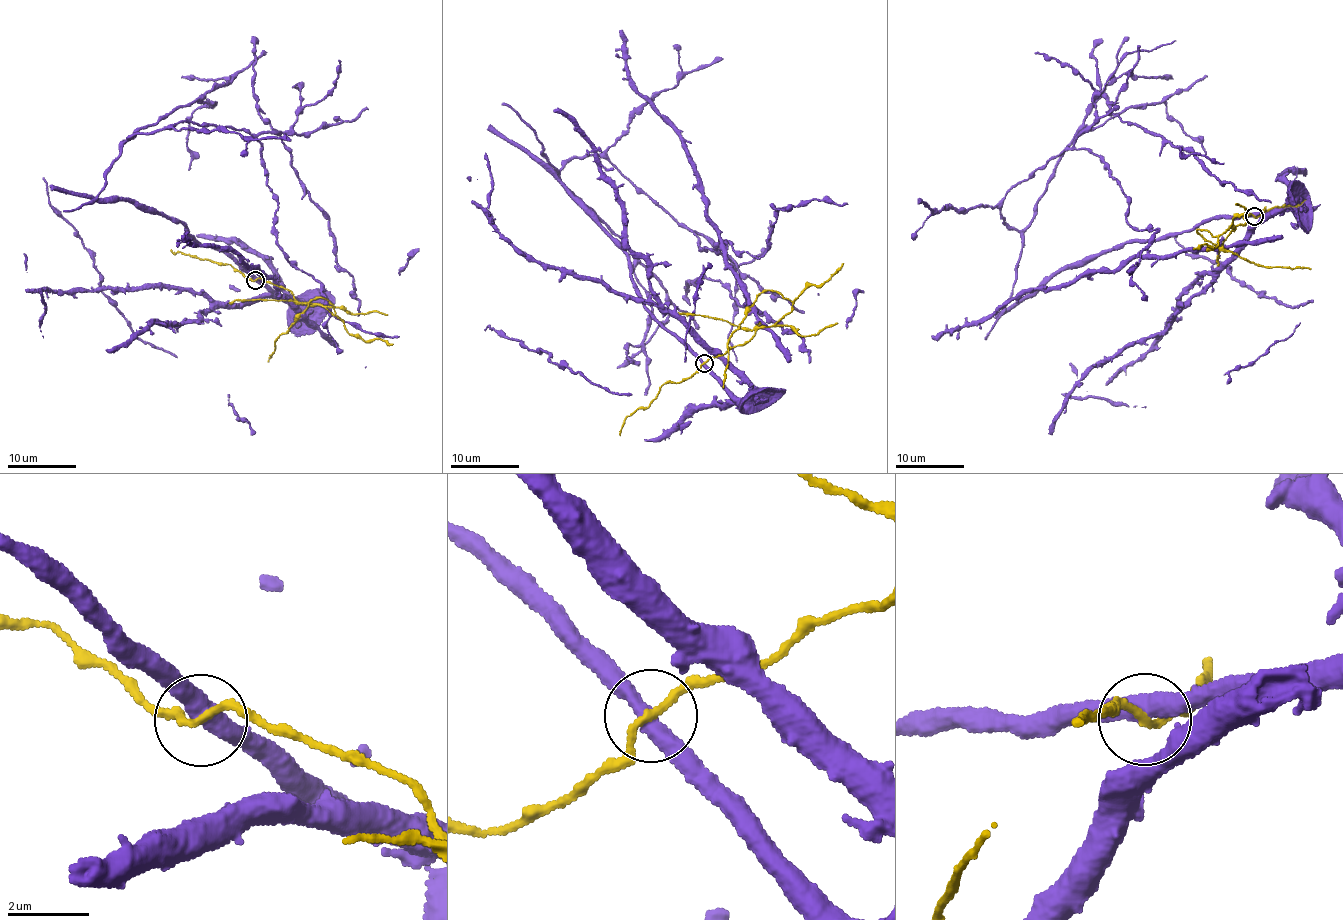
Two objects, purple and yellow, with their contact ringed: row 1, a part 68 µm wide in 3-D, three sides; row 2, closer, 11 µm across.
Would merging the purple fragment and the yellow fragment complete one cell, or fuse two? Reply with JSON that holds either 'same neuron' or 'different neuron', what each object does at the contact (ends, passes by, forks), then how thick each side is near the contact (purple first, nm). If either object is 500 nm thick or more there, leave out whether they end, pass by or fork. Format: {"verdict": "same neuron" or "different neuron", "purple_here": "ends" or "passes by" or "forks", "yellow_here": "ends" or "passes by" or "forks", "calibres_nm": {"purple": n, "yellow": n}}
{"verdict": "different neuron", "purple_here": "passes by", "yellow_here": "passes by", "calibres_nm": {"purple": 420, "yellow": 180}}

